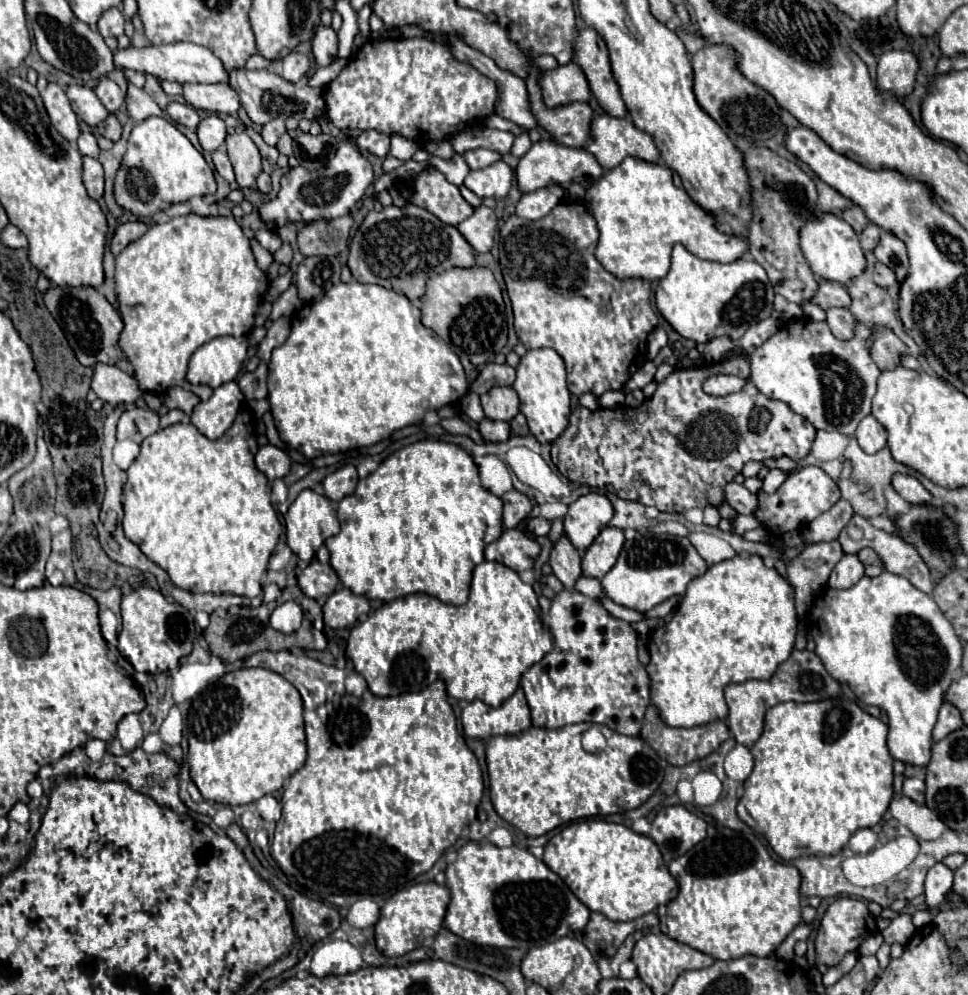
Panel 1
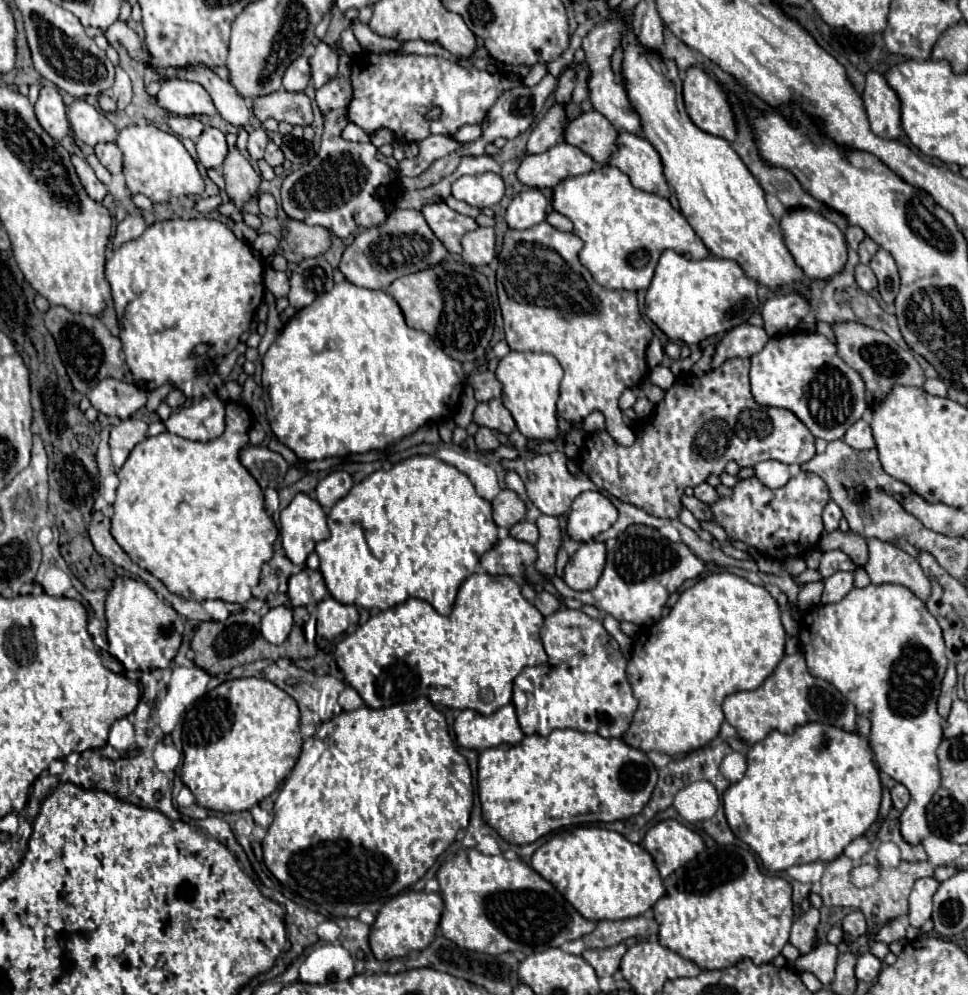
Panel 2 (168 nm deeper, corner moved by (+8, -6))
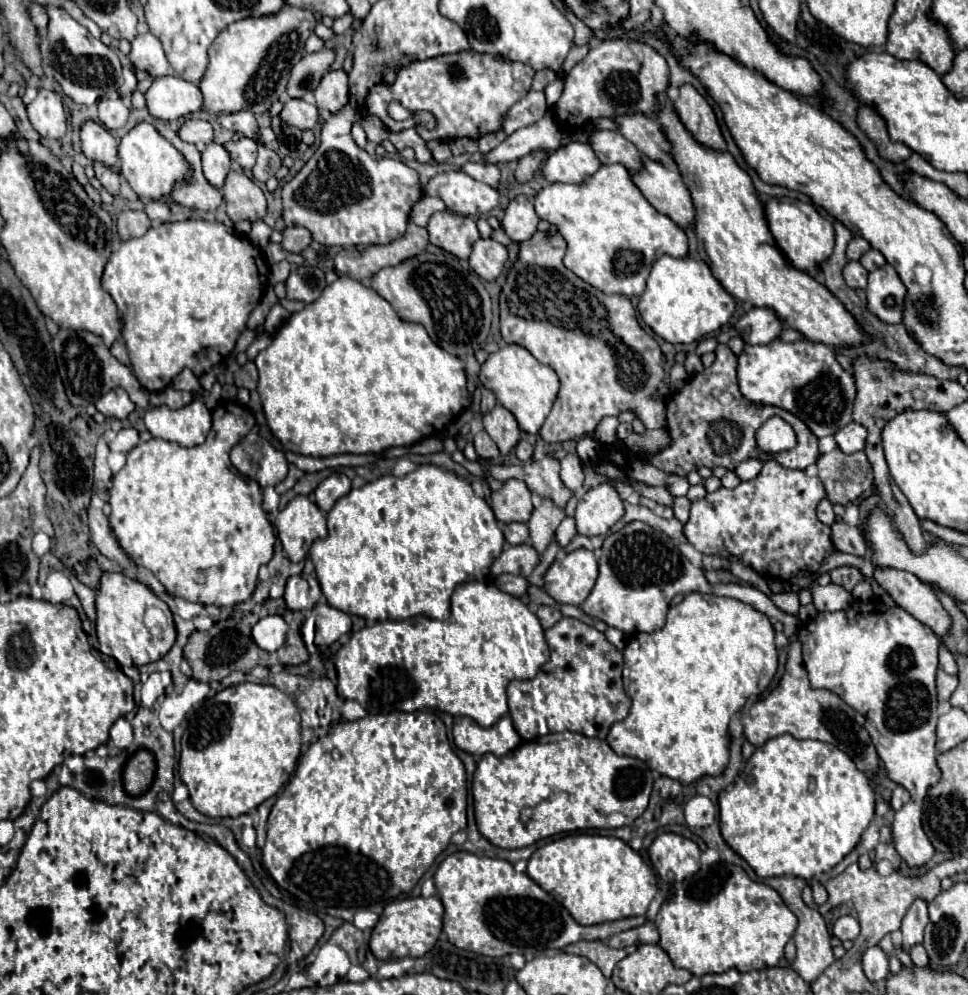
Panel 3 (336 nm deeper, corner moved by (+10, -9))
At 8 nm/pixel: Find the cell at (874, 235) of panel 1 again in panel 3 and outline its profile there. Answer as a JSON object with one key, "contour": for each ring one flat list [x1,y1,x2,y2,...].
{"contour":[[868,250,868,252,860,258,860,264,862,264,868,272,872,272,872,270,884,266,884,264,886,264,886,258,884,258,878,250]]}

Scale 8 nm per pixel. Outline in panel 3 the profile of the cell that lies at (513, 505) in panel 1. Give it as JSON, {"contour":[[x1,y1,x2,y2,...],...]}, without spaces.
{"contour":[[508,480,496,492,492,492,492,510,496,518,504,524,508,522,528,522,532,514,530,490,522,480]]}

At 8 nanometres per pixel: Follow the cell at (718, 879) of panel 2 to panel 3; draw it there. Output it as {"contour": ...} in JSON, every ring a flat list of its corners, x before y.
{"contour":[[724,862,708,870,700,870,692,878,686,878,684,882,676,884,666,896,654,922,660,932,658,944,670,956,674,966,690,970,694,976,720,974,730,968,736,968,740,972,772,968,784,956,784,946,798,926,796,916,784,906,776,890,772,890,766,884,750,880,740,866]]}

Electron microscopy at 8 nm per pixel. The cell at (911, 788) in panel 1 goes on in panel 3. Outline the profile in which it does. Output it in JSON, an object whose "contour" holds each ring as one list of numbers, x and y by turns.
{"contour":[[898,786,892,792,892,810,900,810,910,800,910,792,904,786]]}

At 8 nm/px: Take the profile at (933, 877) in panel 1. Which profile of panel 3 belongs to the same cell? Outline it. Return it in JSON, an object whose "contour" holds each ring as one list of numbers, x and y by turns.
{"contour":[[918,898,910,906,908,914,904,916,902,928,900,928,902,930,902,948,906,952,910,952,912,946,916,946,916,944,922,942,922,934,924,934,926,924,928,924,928,906,926,906,924,900]]}

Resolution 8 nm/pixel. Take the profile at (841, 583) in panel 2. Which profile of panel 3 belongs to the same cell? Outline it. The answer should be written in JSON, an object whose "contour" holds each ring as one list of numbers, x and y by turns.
{"contour":[[812,582,808,586,808,590,812,592,812,602,820,612,836,612,836,610,848,610,850,604,854,602,852,594,846,592,842,586,836,584,828,584,828,586,820,586,818,582]]}

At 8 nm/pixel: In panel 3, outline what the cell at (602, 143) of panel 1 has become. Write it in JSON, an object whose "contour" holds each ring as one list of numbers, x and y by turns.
{"contour":[[644,158,644,168,632,174,634,184,646,200,662,214,666,214,678,228,694,228,696,210,690,190,684,186,678,170,670,170,660,162]]}

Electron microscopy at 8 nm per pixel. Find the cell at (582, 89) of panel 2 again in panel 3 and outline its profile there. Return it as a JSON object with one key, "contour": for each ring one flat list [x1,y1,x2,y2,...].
{"contour":[[626,40,598,42,590,48,586,58,578,62,570,74,564,76,564,92,556,104,556,120,560,122,562,128,568,128,566,122,572,122,574,126,582,126,582,122,586,120,596,120,596,118,616,120,618,116,628,116,634,112,644,114,654,120,658,118,658,94,666,92,668,84,670,84,668,64,650,46,640,44,640,42,626,42]]}

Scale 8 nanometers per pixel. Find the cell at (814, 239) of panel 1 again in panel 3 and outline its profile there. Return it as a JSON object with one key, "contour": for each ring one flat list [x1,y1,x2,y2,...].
{"contour":[[770,198,764,204,764,214,768,228,776,240,776,246,784,252,784,256,798,268,808,270,820,266,828,254,832,254,834,246,834,228,832,224,822,218,812,204,800,202,796,198]]}

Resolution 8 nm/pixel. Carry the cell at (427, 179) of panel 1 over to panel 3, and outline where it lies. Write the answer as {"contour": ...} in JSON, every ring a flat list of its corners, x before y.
{"contour":[[452,212,432,214,428,226,430,242,462,260,470,258,472,244,480,238,476,222,470,216,460,216]]}

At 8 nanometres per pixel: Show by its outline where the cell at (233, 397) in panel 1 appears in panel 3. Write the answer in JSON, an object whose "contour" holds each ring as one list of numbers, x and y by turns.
{"contour":[[196,400,196,402,190,402,188,406,184,406,180,410,170,410,168,406,150,408,144,414,144,424,154,438,176,442,180,446,198,446,206,440,206,436,210,432,210,426,212,426,212,418,210,418,210,412,204,406,204,402]]}

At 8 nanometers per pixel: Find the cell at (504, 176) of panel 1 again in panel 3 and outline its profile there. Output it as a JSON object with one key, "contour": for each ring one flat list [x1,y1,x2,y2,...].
{"contour":[[446,170,436,174,424,190,428,196,442,198,450,212,462,216,480,218,498,206,498,192,494,188,470,178,460,170]]}

